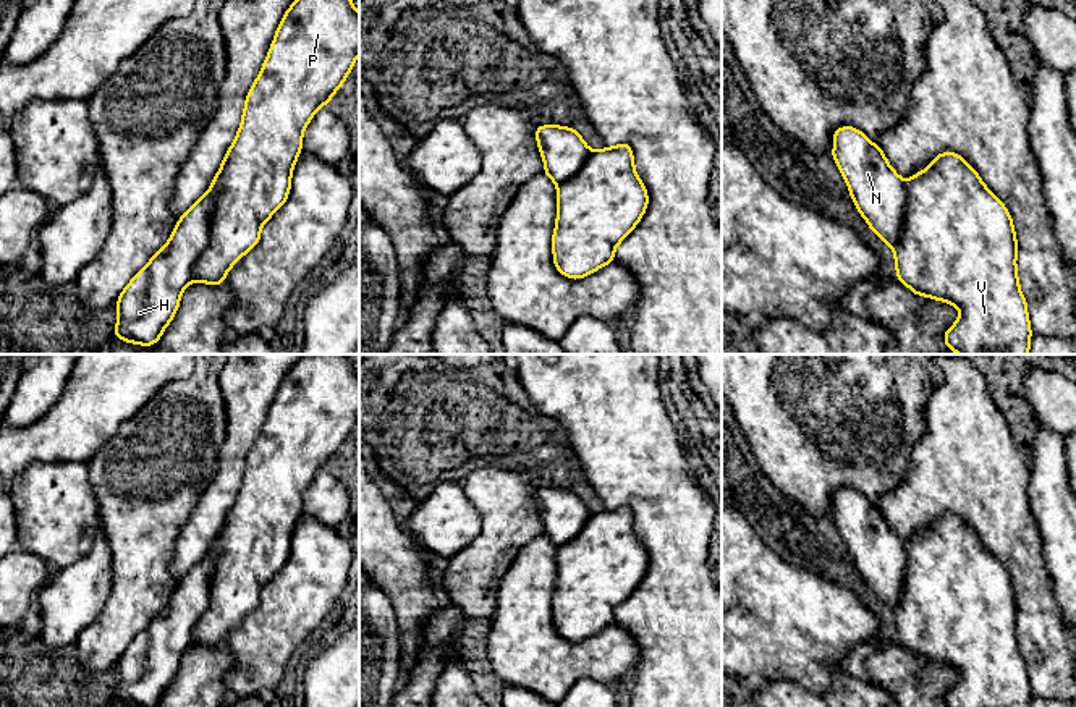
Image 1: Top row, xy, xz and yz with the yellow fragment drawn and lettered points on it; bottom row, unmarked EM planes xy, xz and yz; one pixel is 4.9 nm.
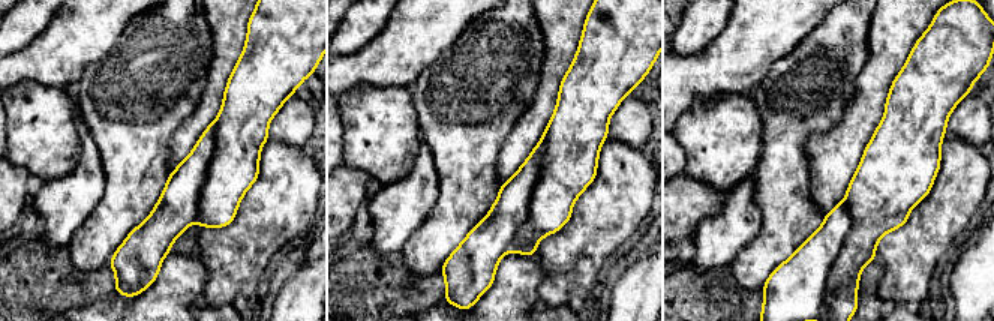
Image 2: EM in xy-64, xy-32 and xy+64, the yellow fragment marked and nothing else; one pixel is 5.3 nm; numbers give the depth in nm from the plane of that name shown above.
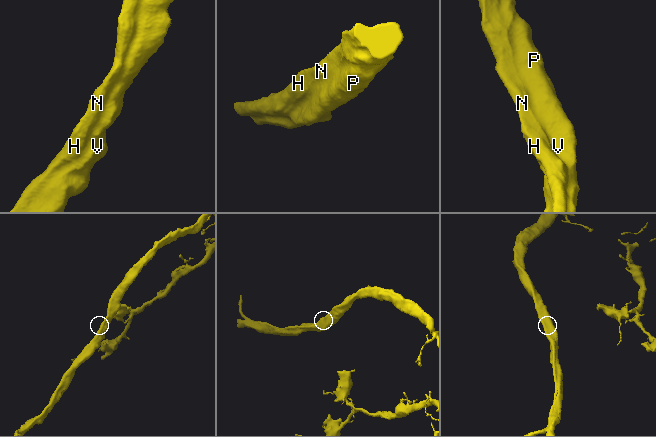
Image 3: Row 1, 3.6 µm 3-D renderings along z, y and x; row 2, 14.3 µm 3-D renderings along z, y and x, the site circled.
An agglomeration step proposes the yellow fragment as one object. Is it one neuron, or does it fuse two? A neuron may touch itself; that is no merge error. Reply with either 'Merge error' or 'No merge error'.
No merge error

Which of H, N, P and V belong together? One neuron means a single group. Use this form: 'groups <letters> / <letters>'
groups H N P V

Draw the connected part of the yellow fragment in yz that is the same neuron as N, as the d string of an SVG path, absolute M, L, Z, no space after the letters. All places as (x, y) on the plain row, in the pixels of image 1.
M841 489L833 495L832 519L859 576L893 612L896 642L904 646L914 658L927 658L960 671L960 681L942 697L945 707L1031 707L1031 683L1018 642L1018 605L1011 578L961 518L942 514L926 532L903 544L890 529L880 508L871 505L862 493Z

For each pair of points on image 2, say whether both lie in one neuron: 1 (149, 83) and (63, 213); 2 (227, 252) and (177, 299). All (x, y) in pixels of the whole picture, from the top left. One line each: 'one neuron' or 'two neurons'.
1: one neuron
2: two neurons

